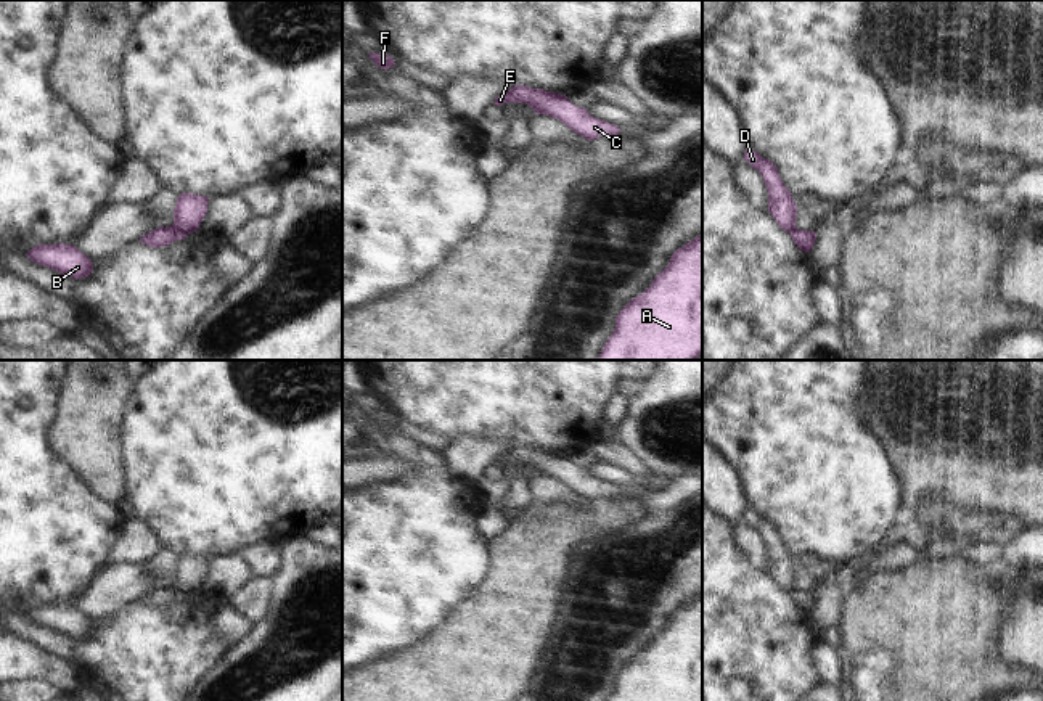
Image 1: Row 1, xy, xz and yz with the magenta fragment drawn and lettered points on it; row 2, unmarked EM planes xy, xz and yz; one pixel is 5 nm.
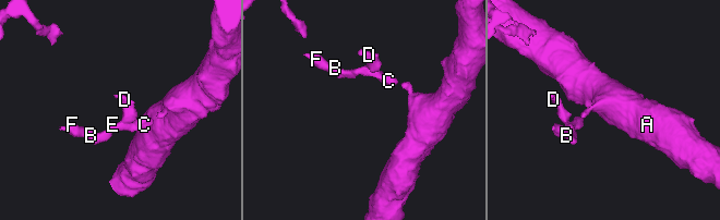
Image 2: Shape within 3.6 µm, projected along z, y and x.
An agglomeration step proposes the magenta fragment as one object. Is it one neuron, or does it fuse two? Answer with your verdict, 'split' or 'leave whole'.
split

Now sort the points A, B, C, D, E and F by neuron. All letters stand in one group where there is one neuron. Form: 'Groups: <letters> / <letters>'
Groups: A B C E F / D

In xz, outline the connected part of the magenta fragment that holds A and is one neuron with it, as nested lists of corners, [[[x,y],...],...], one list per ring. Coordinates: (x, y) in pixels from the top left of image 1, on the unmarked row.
[[[702,595],[677,609],[651,646],[620,670],[607,701],[702,701]]]

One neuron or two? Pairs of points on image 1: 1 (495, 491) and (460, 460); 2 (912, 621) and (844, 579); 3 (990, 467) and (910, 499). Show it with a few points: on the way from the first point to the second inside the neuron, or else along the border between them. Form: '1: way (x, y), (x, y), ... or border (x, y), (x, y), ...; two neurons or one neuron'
1: border (481, 475), (474, 481); two neurons
2: border (857, 584), (846, 594); two neurons
3: way (969, 467), (939, 467), (928, 478); one neuron

